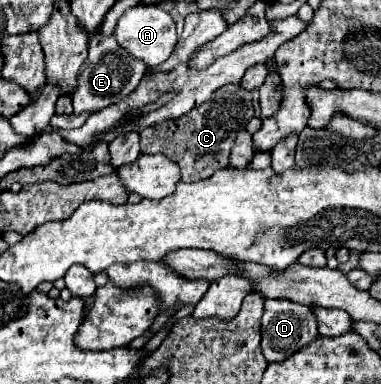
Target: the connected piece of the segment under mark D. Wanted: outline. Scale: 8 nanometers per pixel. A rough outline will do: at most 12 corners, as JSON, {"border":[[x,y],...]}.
{"border":[[265,302],[261,348],[285,360],[319,336],[311,308]]}

